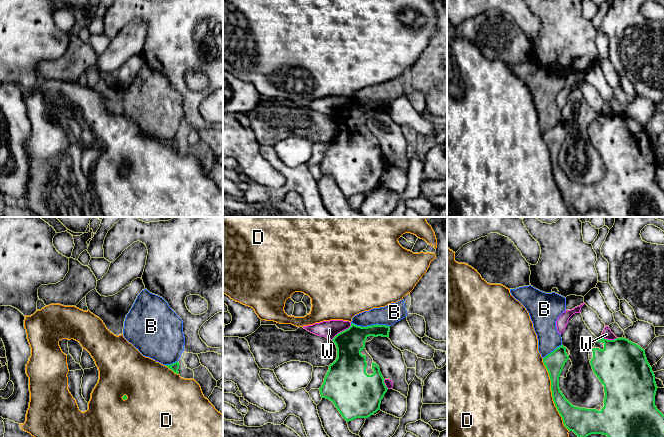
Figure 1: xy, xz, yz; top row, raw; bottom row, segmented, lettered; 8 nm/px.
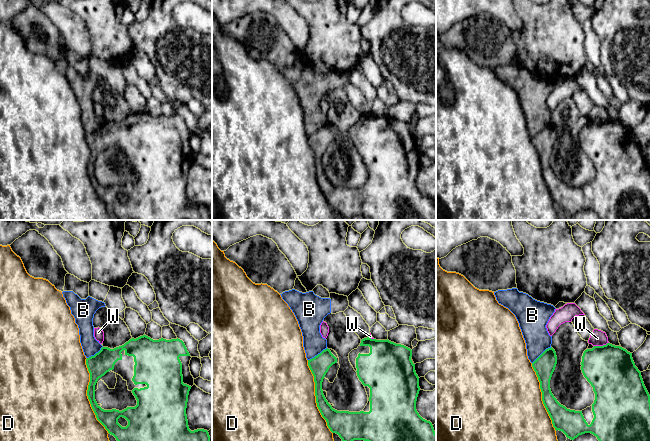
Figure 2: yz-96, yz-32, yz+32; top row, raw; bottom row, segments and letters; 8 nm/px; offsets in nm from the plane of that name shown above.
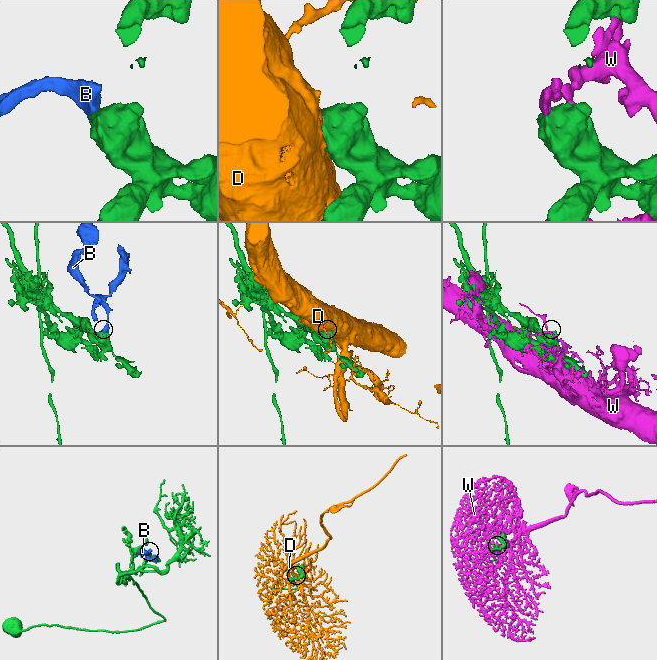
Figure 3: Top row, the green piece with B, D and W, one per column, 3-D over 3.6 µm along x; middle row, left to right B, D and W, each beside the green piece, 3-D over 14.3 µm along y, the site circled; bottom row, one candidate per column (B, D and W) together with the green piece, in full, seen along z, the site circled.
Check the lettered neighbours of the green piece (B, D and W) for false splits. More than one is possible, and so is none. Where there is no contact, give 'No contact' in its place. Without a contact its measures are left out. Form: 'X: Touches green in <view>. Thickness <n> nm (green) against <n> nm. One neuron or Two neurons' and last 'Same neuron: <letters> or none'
B: Touches green in xz. Thickness 220 nm (green) against 160 nm. Two neurons
D: Touches green in yz. Thickness 180 nm (green) against 500 nm. Two neurons
W: Touches green in xz. Thickness 220 nm (green) against 140 nm. Two neurons
Same neuron: none

